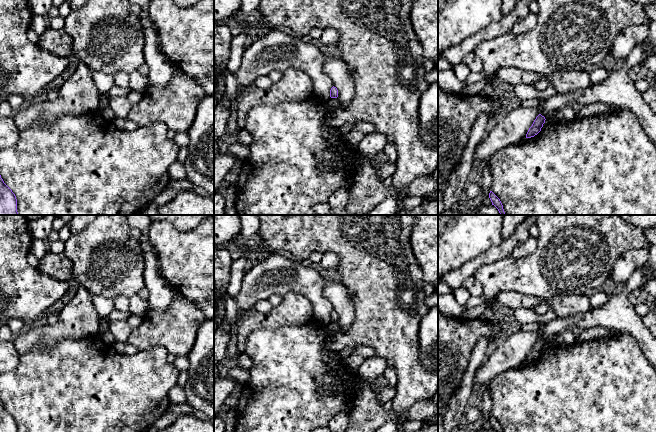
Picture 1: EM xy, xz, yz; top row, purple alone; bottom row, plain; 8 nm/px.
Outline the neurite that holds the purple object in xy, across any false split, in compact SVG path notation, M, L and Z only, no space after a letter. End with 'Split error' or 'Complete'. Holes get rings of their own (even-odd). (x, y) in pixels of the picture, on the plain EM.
M0 399L0 432L17 432L17 423Z. Complete

